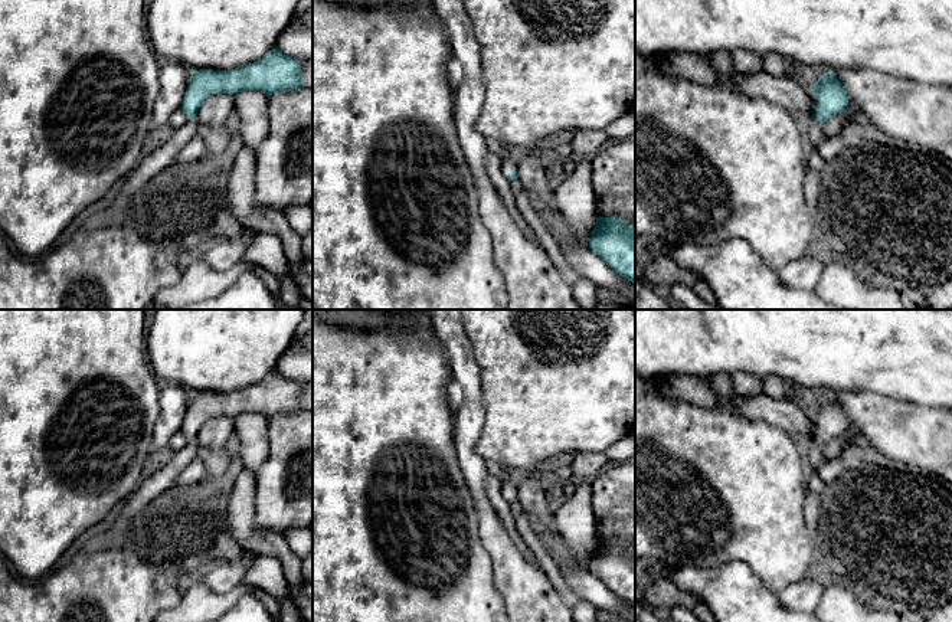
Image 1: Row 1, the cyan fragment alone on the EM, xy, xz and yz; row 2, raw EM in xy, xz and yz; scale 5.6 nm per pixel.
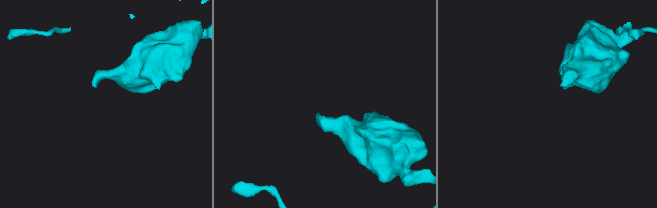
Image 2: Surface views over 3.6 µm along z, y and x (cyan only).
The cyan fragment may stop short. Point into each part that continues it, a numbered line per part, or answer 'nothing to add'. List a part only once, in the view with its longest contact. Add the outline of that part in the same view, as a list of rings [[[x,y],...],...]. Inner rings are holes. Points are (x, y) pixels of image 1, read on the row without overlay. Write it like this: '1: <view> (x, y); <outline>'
1: yz (814, 452); [[[818,442],[804,443],[807,471],[817,471],[824,461],[824,446]]]

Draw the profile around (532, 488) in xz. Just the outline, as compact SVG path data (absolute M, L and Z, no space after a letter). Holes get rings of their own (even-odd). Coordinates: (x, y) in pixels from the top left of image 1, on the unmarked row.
M544 474L514 475L514 481L517 485L517 501L521 504L523 513L529 517L536 536L547 553L560 569L582 569L565 537L556 528L556 504L546 497L549 482Z

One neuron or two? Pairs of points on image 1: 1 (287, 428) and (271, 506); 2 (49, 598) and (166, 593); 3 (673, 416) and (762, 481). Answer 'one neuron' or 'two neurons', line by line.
1: one neuron
2: one neuron
3: one neuron

